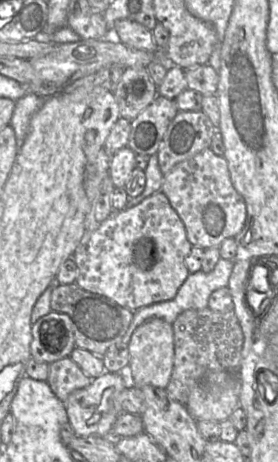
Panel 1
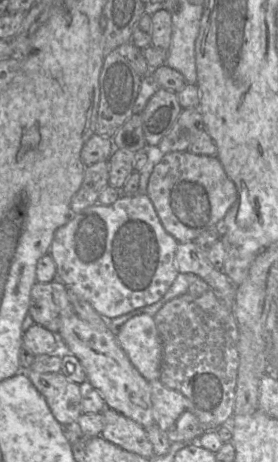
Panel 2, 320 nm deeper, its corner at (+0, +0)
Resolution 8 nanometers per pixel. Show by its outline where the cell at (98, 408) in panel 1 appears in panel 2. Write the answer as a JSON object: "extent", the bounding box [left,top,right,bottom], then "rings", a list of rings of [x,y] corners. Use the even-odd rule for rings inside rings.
{"extent":[25,369,86,425],"rings":[[[33,369],[25,372],[60,425],[77,421],[82,414],[81,399],[86,386],[70,381],[60,372],[39,373]]]}

